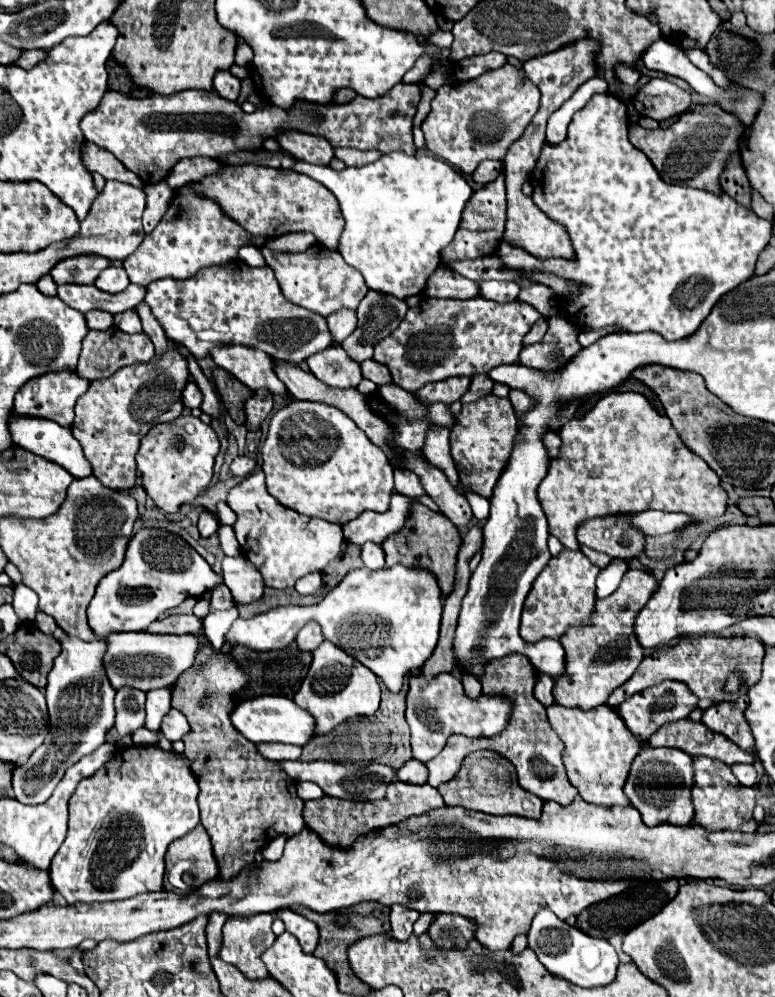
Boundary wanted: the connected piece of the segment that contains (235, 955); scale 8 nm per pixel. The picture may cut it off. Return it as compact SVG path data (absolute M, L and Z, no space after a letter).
M262 912L262 916L250 916L250 920L228 920L224 924L224 930L222 930L224 940L222 940L220 958L224 962L234 964L240 972L244 972L252 980L266 978L268 976L268 970L266 970L264 962L260 960L260 956L276 940L276 936L272 932L272 922L274 922L274 916L270 916L266 912Z

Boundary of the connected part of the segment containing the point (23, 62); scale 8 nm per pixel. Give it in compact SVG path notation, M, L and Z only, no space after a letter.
M24 50L22 56L14 62L14 66L20 66L24 70L30 70L30 68L34 68L44 58L46 58L46 50Z

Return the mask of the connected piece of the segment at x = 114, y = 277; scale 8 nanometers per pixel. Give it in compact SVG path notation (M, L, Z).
M112 264L108 268L104 268L100 272L100 276L96 278L94 286L108 292L108 294L116 294L116 292L122 292L126 286L130 284L128 276L126 276L126 270L120 266L120 264Z

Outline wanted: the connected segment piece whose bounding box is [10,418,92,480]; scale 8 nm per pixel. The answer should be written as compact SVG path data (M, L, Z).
M14 418L10 422L10 434L12 434L12 440L18 448L24 448L26 452L32 452L36 456L42 456L50 462L56 462L60 464L62 468L66 468L74 478L88 478L92 474L92 466L90 462L86 460L84 452L82 452L82 446L80 442L72 436L70 428L64 428L56 422L50 422L50 420L40 420L40 418Z

